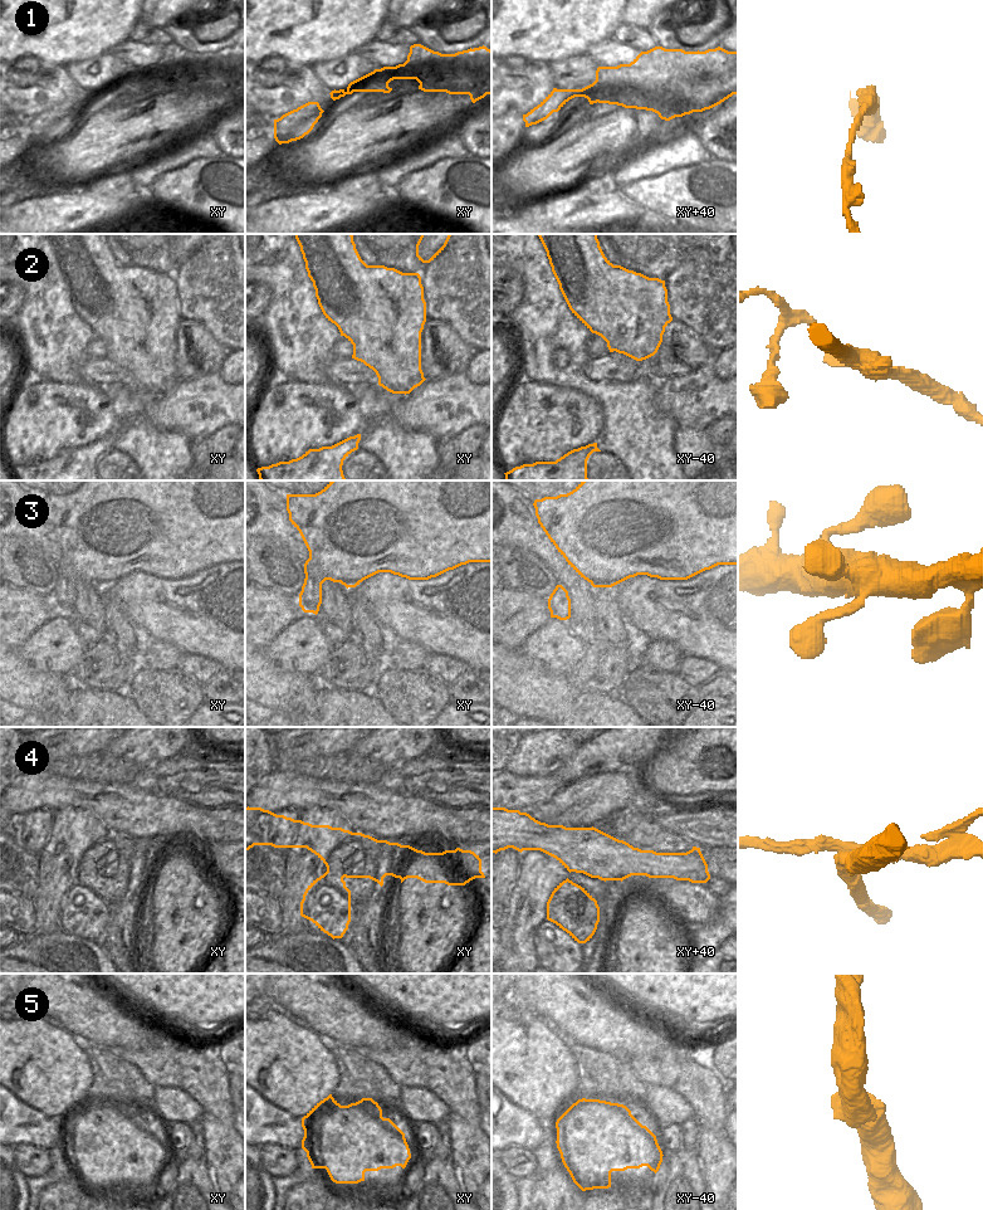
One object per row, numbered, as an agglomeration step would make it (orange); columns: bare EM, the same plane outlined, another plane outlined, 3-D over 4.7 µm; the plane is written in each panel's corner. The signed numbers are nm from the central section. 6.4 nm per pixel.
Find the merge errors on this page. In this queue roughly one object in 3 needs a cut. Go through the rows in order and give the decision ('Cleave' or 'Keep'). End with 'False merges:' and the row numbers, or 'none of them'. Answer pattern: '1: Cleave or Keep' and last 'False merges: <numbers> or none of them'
1: Keep
2: Cleave
3: Keep
4: Cleave
5: Keep
False merges: 2, 4

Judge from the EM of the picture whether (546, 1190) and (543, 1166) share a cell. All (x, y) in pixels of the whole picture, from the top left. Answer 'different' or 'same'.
different

